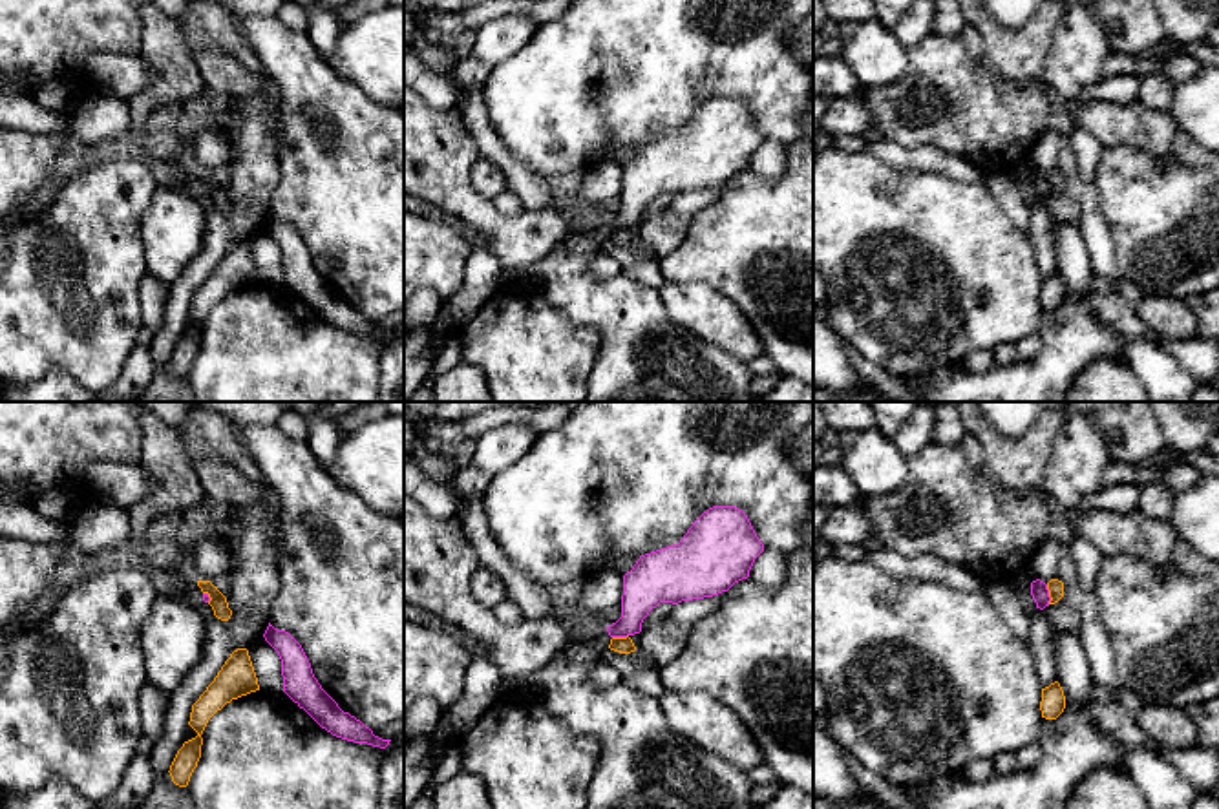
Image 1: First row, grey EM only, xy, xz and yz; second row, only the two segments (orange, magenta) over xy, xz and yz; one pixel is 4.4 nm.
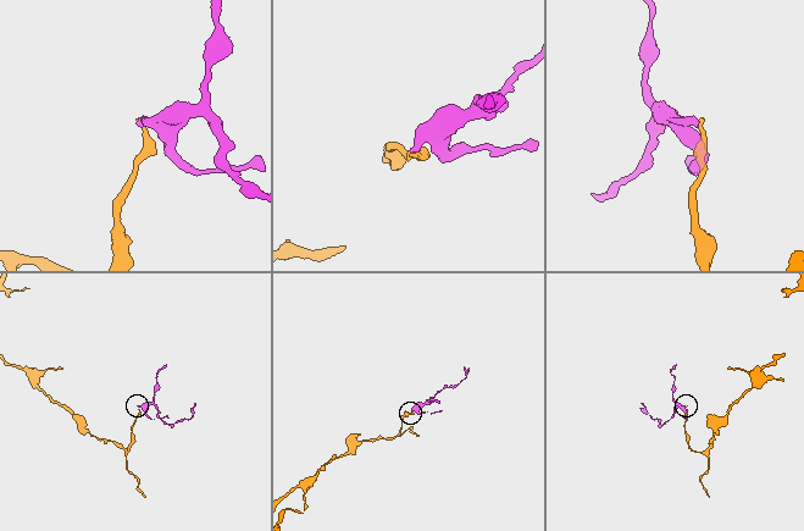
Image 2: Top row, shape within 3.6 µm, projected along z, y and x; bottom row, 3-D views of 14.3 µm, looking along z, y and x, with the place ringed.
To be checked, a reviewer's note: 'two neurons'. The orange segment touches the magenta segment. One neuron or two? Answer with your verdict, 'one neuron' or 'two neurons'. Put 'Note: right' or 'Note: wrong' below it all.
two neurons
Note: right

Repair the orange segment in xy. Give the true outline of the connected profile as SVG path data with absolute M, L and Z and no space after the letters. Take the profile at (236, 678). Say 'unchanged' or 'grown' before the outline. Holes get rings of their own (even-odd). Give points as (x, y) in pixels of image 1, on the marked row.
unchanged; M238 648L230 654L214 681L192 705L188 725L197 732L197 736L183 743L170 765L168 772L175 785L188 785L190 776L201 758L201 734L208 720L232 699L238 699L256 690L260 690L260 685L249 650Z

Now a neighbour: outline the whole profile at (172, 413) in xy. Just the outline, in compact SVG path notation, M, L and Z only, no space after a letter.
M139 402L139 405L157 415L174 429L179 429L186 415L196 407L194 402Z

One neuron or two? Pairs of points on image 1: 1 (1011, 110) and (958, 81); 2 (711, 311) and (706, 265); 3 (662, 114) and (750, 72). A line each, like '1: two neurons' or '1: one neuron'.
1: one neuron
2: two neurons
3: one neuron

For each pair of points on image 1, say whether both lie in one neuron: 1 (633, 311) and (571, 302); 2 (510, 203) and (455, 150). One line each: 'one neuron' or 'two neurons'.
1: one neuron
2: two neurons

